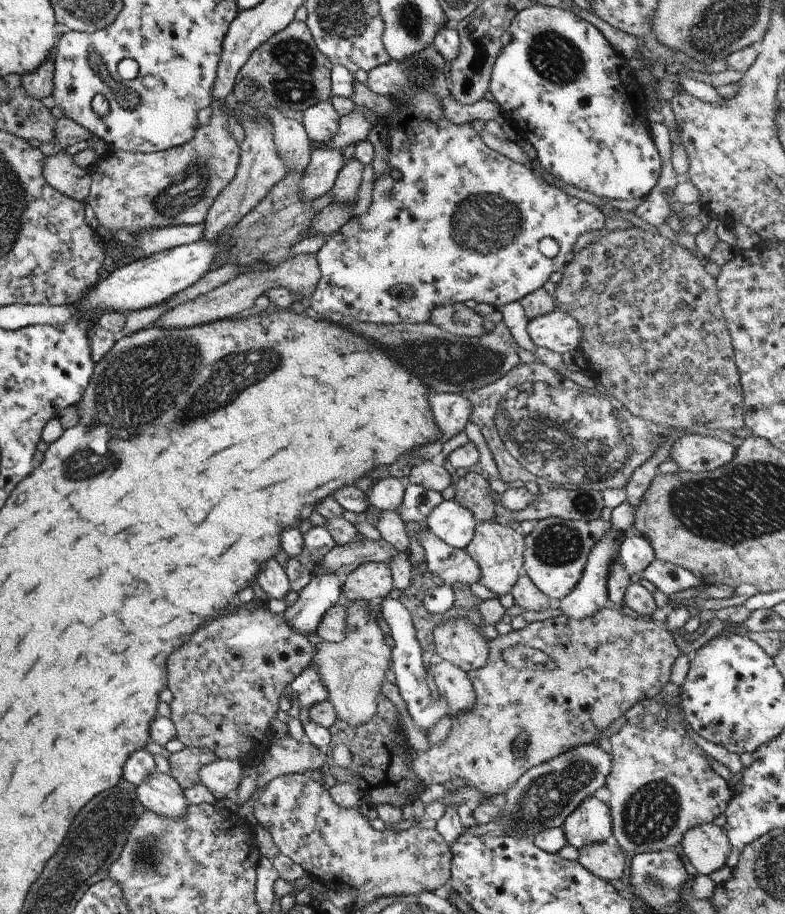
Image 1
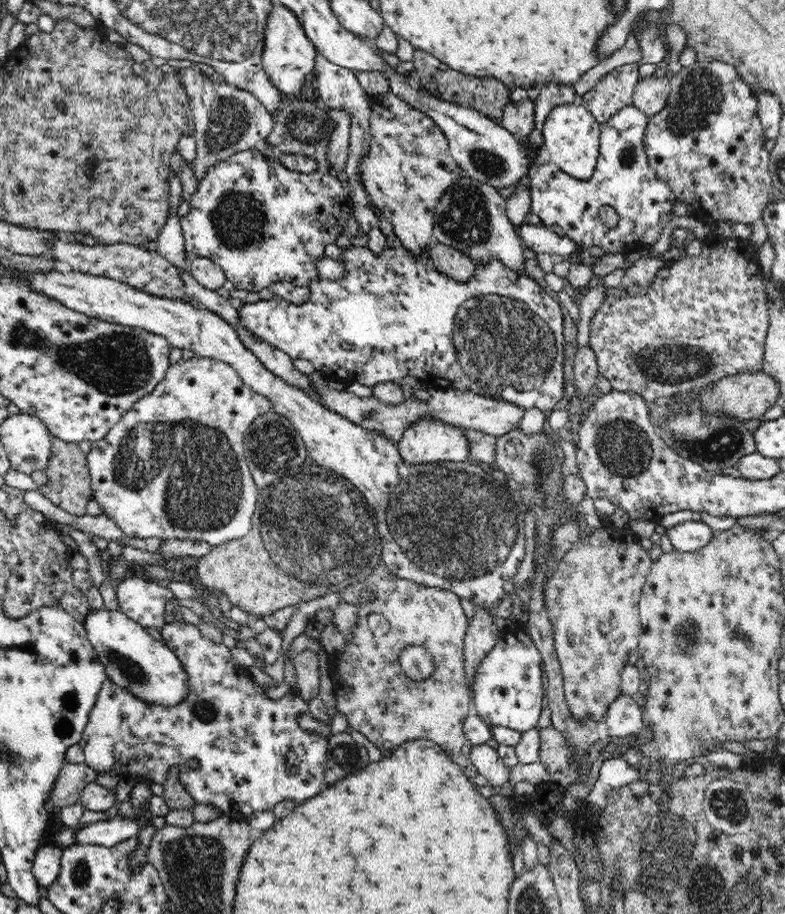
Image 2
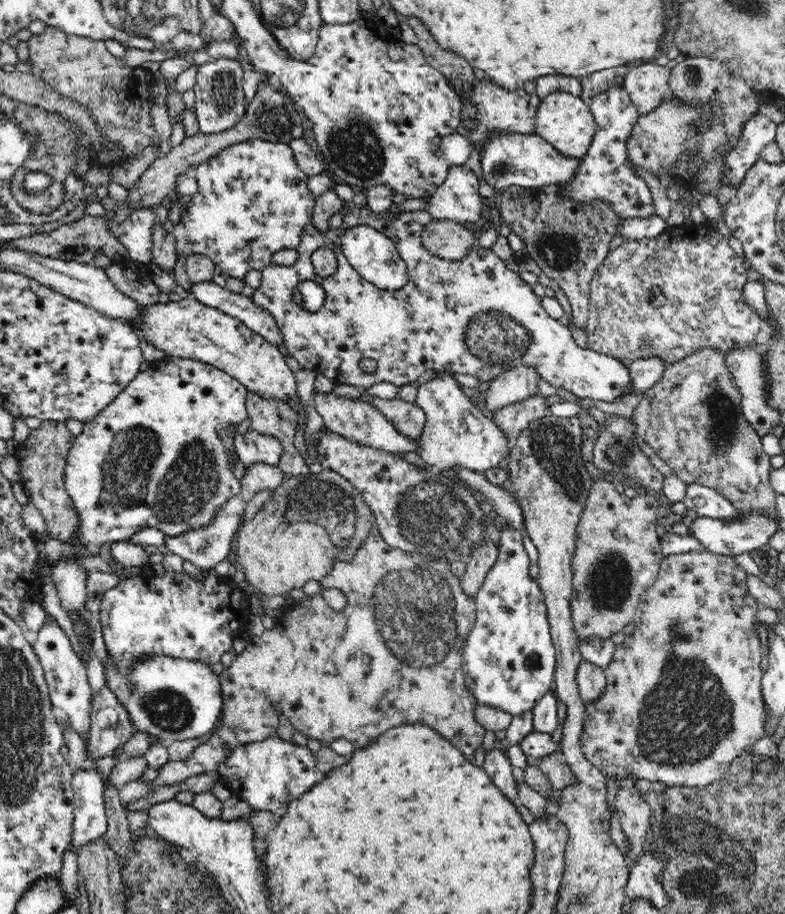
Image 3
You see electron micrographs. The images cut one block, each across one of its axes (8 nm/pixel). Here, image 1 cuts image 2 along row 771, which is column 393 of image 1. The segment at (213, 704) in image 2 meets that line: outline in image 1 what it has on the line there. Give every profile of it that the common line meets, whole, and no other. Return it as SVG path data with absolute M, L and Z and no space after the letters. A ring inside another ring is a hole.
M417 90L413 98L398 102L391 97L395 110L390 116L378 119L387 132L388 162L387 172L381 174L375 180L367 212L361 216L352 215L347 224L343 224L338 231L328 234L326 242L315 253L315 261L318 264L320 277L318 282L311 289L309 298L309 310L316 315L327 317L329 320L334 317L354 320L355 322L373 323L376 325L394 324L415 324L425 323L429 318L431 308L439 305L463 303L465 300L474 300L476 303L484 302L496 309L504 307L513 301L527 296L530 292L535 292L542 287L547 278L561 270L568 262L567 254L571 253L571 248L577 240L579 234L589 230L599 230L603 228L603 214L591 204L572 197L564 193L561 189L547 184L535 176L530 168L526 168L520 163L515 163L509 158L489 149L479 138L479 133L471 128L471 124L451 124L441 110L439 99L427 92ZM549 237L558 246L558 252L552 258L546 258L537 249L537 244L541 238Z

